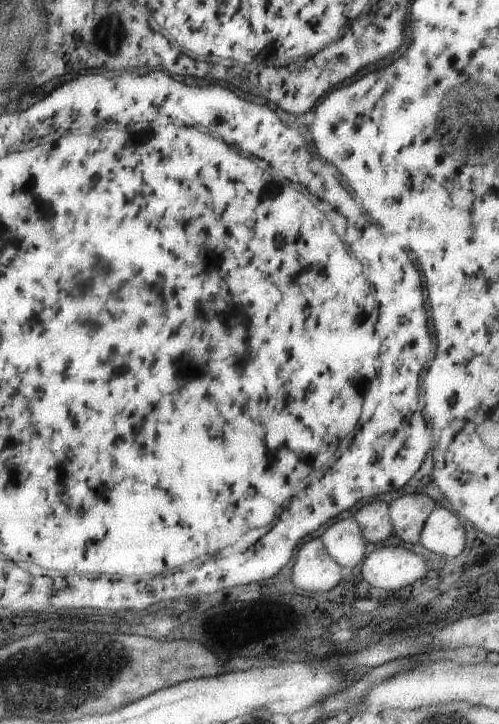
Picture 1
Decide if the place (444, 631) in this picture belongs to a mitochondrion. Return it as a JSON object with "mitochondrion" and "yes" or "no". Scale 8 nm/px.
{"mitochondrion":"no"}

